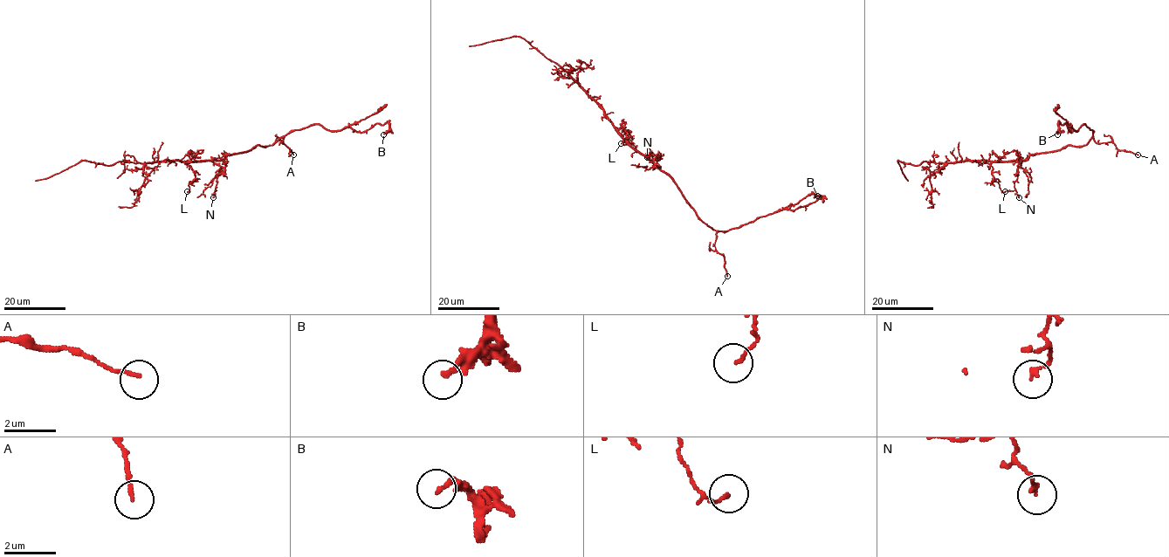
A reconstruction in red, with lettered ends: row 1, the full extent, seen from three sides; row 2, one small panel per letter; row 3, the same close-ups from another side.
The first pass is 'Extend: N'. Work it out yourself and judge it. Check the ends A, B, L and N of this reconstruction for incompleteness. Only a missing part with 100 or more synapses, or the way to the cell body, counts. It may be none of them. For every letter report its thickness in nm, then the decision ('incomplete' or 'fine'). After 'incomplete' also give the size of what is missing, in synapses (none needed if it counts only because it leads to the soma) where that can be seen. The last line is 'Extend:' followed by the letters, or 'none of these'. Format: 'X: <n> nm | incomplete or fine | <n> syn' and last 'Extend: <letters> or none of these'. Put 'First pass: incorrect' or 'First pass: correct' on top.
First pass: incorrect
A: 130 nm | fine
B: 200 nm | fine
L: 130 nm | fine
N: 160 nm | fine
Extend: none of these

